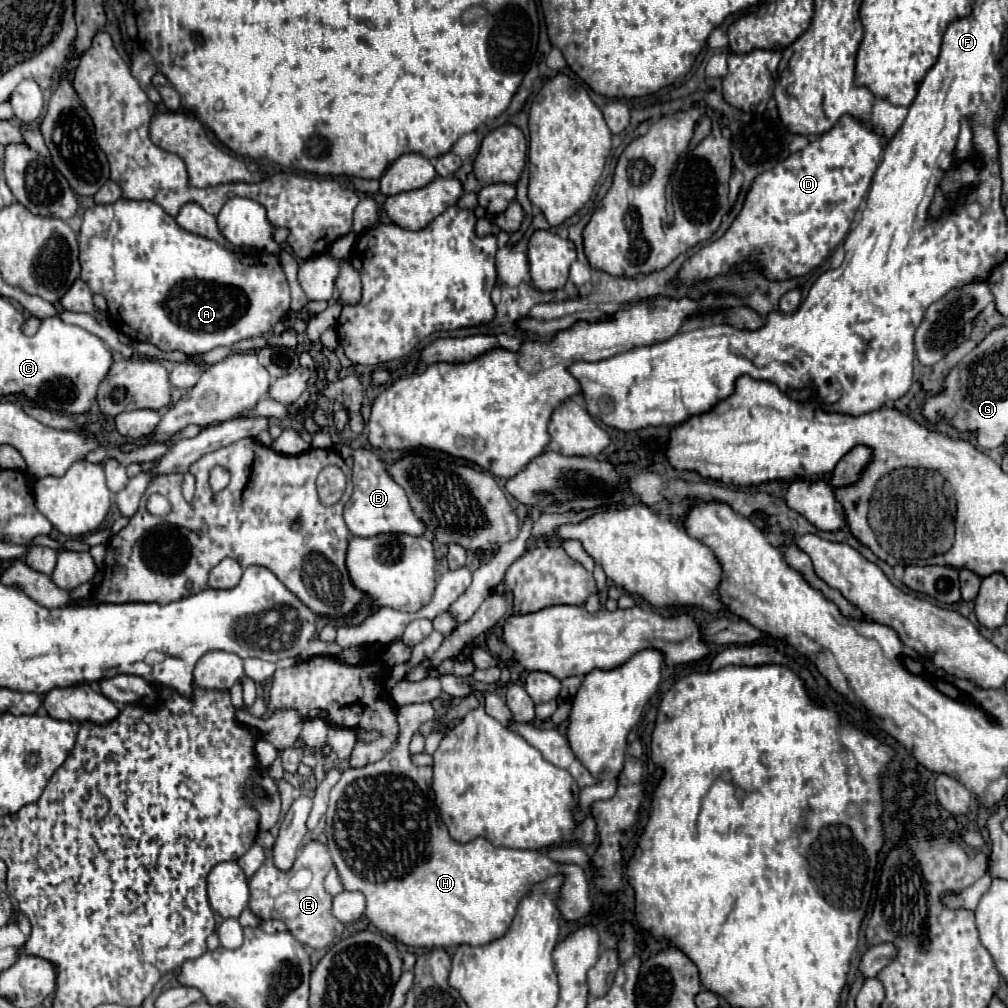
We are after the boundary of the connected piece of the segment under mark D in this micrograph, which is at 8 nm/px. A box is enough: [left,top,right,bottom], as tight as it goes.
[679,116,883,284]

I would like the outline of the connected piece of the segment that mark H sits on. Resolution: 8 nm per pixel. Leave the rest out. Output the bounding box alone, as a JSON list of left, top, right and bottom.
[327,702,615,948]

